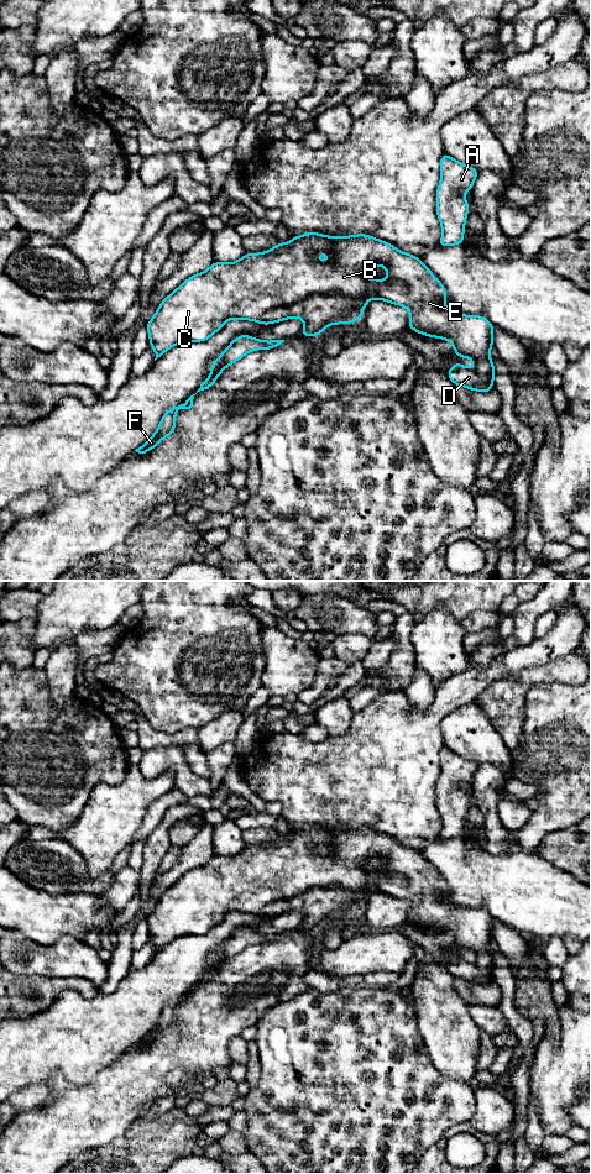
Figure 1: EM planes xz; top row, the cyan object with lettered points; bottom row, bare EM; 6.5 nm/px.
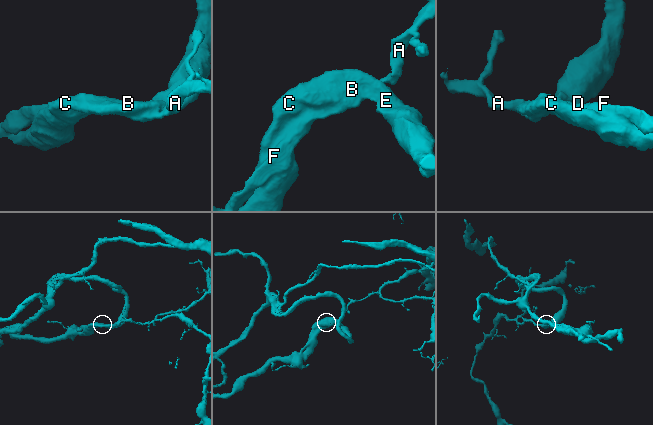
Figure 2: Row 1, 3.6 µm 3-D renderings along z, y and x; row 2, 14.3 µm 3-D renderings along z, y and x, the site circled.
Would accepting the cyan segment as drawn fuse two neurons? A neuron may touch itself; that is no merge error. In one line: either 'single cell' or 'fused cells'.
fused cells

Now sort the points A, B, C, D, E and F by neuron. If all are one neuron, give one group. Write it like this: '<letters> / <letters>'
A F / B C D E

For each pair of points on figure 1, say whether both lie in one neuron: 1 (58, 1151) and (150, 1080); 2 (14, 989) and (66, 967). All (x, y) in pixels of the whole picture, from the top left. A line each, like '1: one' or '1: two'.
1: one
2: two

